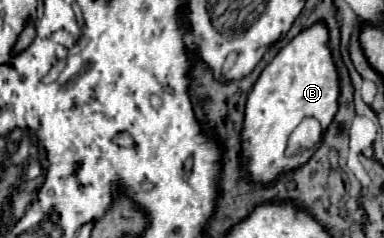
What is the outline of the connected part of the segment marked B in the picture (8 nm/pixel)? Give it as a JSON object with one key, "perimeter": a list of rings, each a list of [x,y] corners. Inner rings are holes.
{"perimeter":[[[315,22],[311,28],[299,32],[283,50],[279,50],[279,54],[261,72],[247,98],[245,124],[241,134],[241,156],[245,160],[247,174],[255,182],[271,184],[277,176],[305,164],[317,146],[289,156],[289,136],[305,116],[323,120],[323,130],[327,130],[337,112],[339,94],[339,72],[329,48],[329,28],[325,22]]]}

